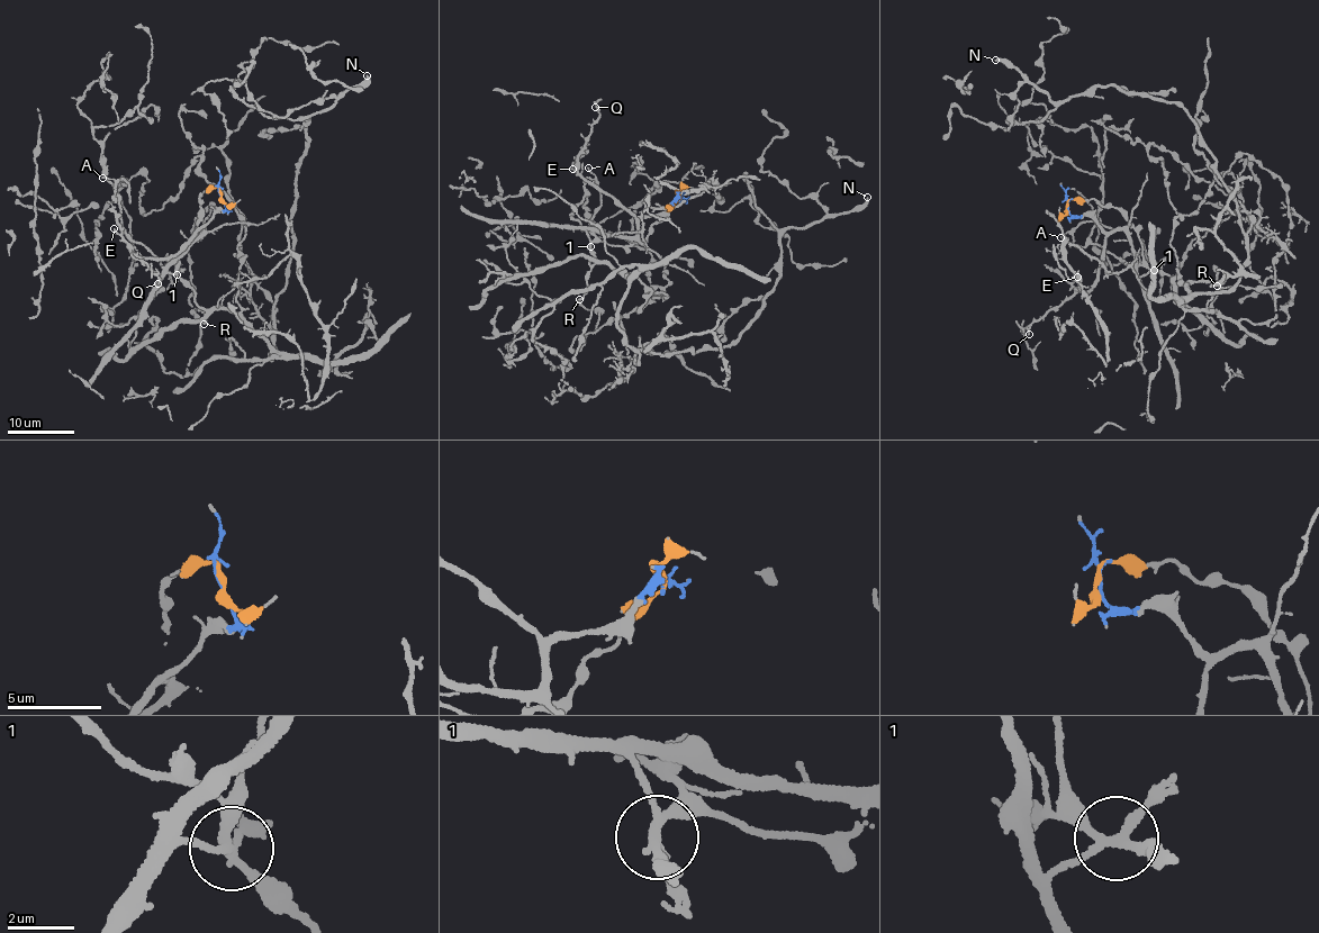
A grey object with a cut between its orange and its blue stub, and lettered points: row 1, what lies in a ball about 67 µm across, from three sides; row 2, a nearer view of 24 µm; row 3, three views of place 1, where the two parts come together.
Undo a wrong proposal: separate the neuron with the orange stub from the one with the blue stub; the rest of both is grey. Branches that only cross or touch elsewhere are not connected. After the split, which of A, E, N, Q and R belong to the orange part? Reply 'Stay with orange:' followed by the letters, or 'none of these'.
Stay with orange: A, N, R

